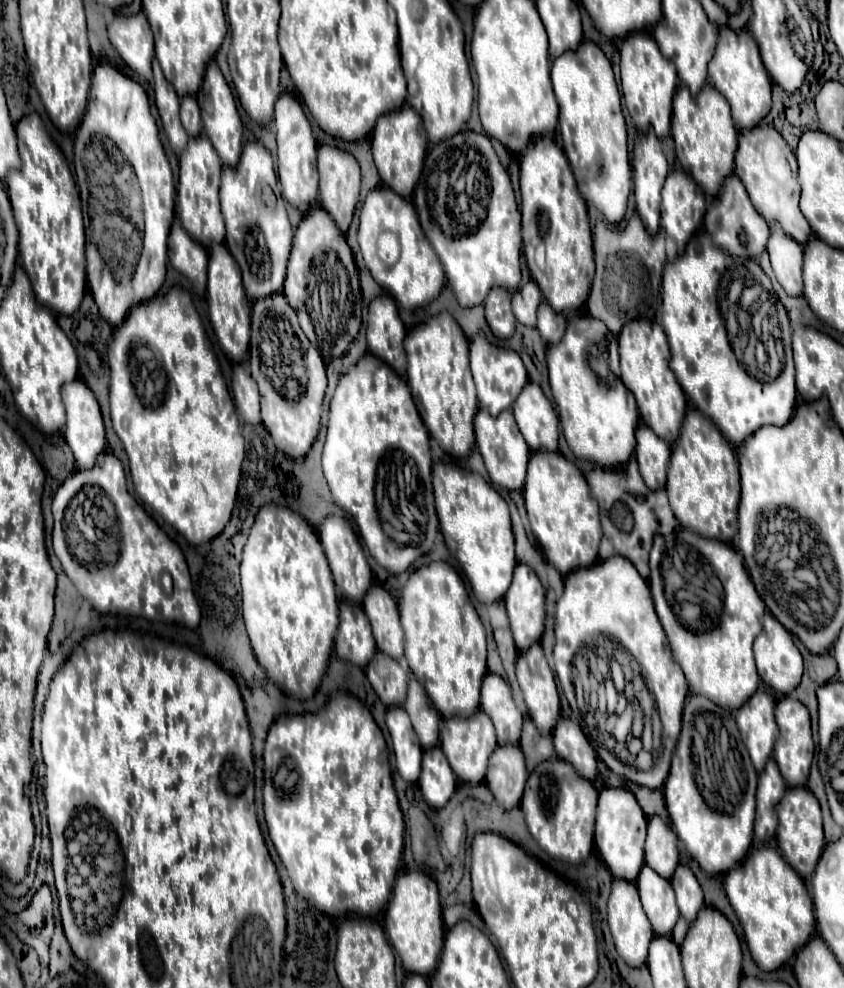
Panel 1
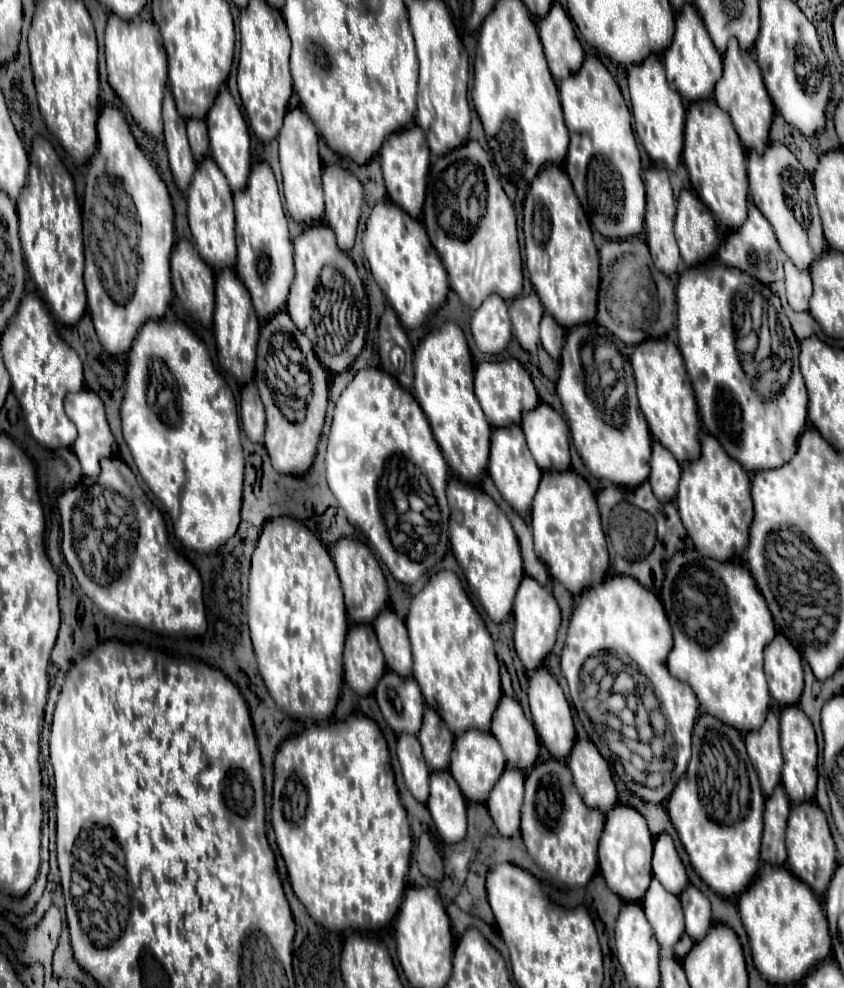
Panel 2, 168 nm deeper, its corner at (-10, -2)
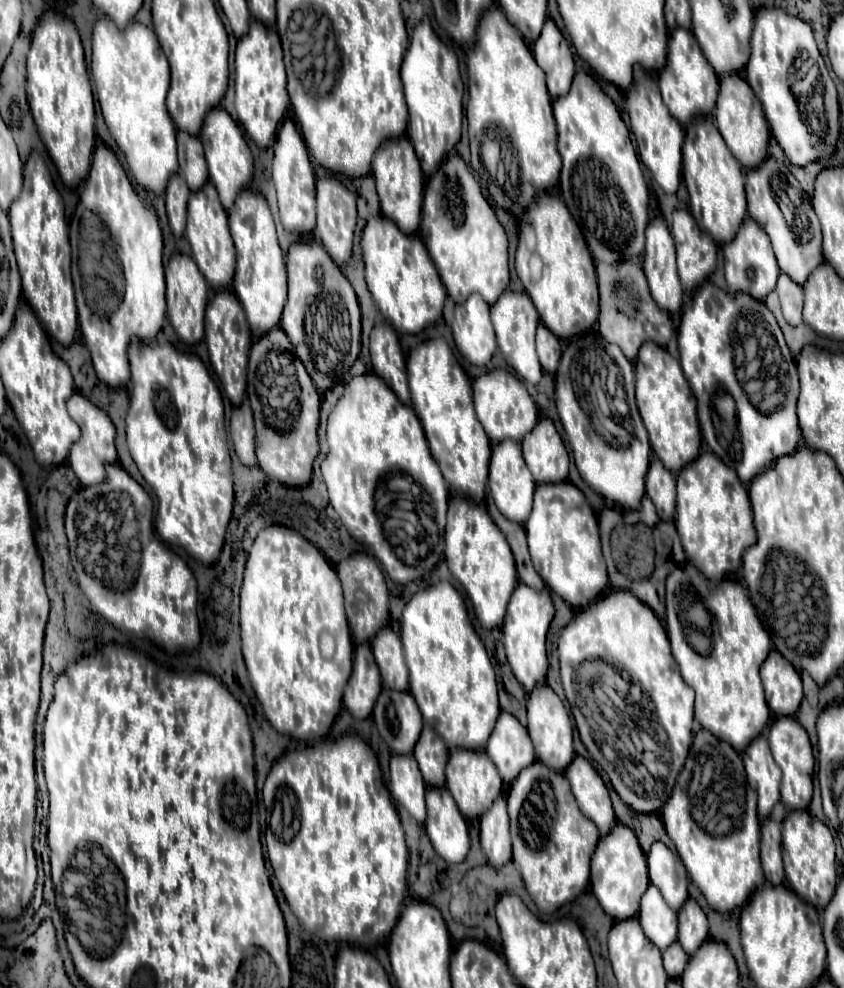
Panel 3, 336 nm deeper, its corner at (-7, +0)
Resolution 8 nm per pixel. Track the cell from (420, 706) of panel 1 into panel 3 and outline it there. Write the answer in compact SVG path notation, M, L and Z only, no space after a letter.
M428 725L422 729L420 741L416 743L412 755L418 761L418 767L422 771L426 785L444 787L444 769L448 763L448 747L432 729L428 729Z

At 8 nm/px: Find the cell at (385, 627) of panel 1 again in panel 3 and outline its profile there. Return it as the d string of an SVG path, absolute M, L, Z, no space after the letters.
M392 627L380 629L372 639L372 653L376 657L380 677L386 689L408 689L408 667L404 661L404 649L400 637Z

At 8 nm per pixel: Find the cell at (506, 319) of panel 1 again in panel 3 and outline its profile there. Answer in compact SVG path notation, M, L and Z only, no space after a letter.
M480 295L456 305L454 321L450 323L454 343L464 359L476 367L484 367L496 353L496 335L490 323L490 307Z

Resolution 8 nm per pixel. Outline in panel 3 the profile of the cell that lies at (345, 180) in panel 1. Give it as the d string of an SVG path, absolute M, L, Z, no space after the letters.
M336 179L316 181L316 229L314 237L324 245L326 253L338 267L348 263L352 255L352 241L356 229L356 197Z

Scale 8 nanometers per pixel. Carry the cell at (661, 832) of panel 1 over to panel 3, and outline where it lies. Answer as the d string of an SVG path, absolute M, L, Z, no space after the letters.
M656 841L648 853L648 875L650 883L656 885L668 901L670 909L680 911L680 905L688 899L688 875L680 859L660 841Z

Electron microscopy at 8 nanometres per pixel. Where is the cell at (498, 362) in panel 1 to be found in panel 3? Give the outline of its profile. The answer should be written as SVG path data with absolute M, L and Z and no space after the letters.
M494 369L492 373L486 373L478 377L474 383L474 407L476 407L476 417L482 423L488 439L492 443L500 443L504 439L512 441L522 441L526 433L530 433L536 423L538 423L538 409L528 395L526 387L508 371L504 369Z

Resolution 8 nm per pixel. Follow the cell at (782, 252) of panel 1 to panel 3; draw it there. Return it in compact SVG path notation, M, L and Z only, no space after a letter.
M788 275L778 277L778 297L782 303L782 313L788 325L800 325L802 323L802 287L790 281Z

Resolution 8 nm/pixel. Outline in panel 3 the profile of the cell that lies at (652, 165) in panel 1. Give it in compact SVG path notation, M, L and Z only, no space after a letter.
M652 215L652 221L646 229L646 253L642 259L642 269L644 269L644 275L648 279L648 287L650 287L650 293L652 293L652 299L656 301L656 305L662 311L666 311L668 315L680 313L680 309L682 309L682 285L678 279L678 271L676 271L676 249L674 249L672 235L670 235L662 215Z

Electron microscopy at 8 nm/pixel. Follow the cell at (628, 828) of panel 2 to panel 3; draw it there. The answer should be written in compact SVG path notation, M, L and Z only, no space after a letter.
M618 823L610 831L610 835L606 835L598 841L598 847L592 855L590 889L606 915L610 915L614 921L624 921L628 917L638 915L640 897L644 895L648 885L650 885L650 879L648 879L646 855L640 849L634 831L628 829L626 825Z

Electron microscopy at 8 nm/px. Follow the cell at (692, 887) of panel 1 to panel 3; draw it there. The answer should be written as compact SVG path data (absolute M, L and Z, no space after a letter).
M688 899L686 905L678 911L678 923L678 943L686 955L696 953L696 949L708 939L708 921L694 899Z

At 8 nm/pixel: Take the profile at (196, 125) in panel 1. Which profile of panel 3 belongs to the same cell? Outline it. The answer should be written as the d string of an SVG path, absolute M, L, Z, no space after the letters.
M178 133L178 163L180 175L184 177L190 191L200 189L208 181L204 149L198 137L192 137L190 133Z

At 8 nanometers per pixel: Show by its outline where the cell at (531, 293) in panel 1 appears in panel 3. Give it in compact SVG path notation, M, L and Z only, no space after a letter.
M506 289L500 299L490 307L490 321L494 325L494 333L496 333L496 343L498 349L504 357L504 361L526 381L530 383L538 383L542 377L542 367L536 355L536 347L534 347L534 337L536 337L536 327L538 327L538 313L536 307L532 305L532 299L526 293L514 293L510 289Z

